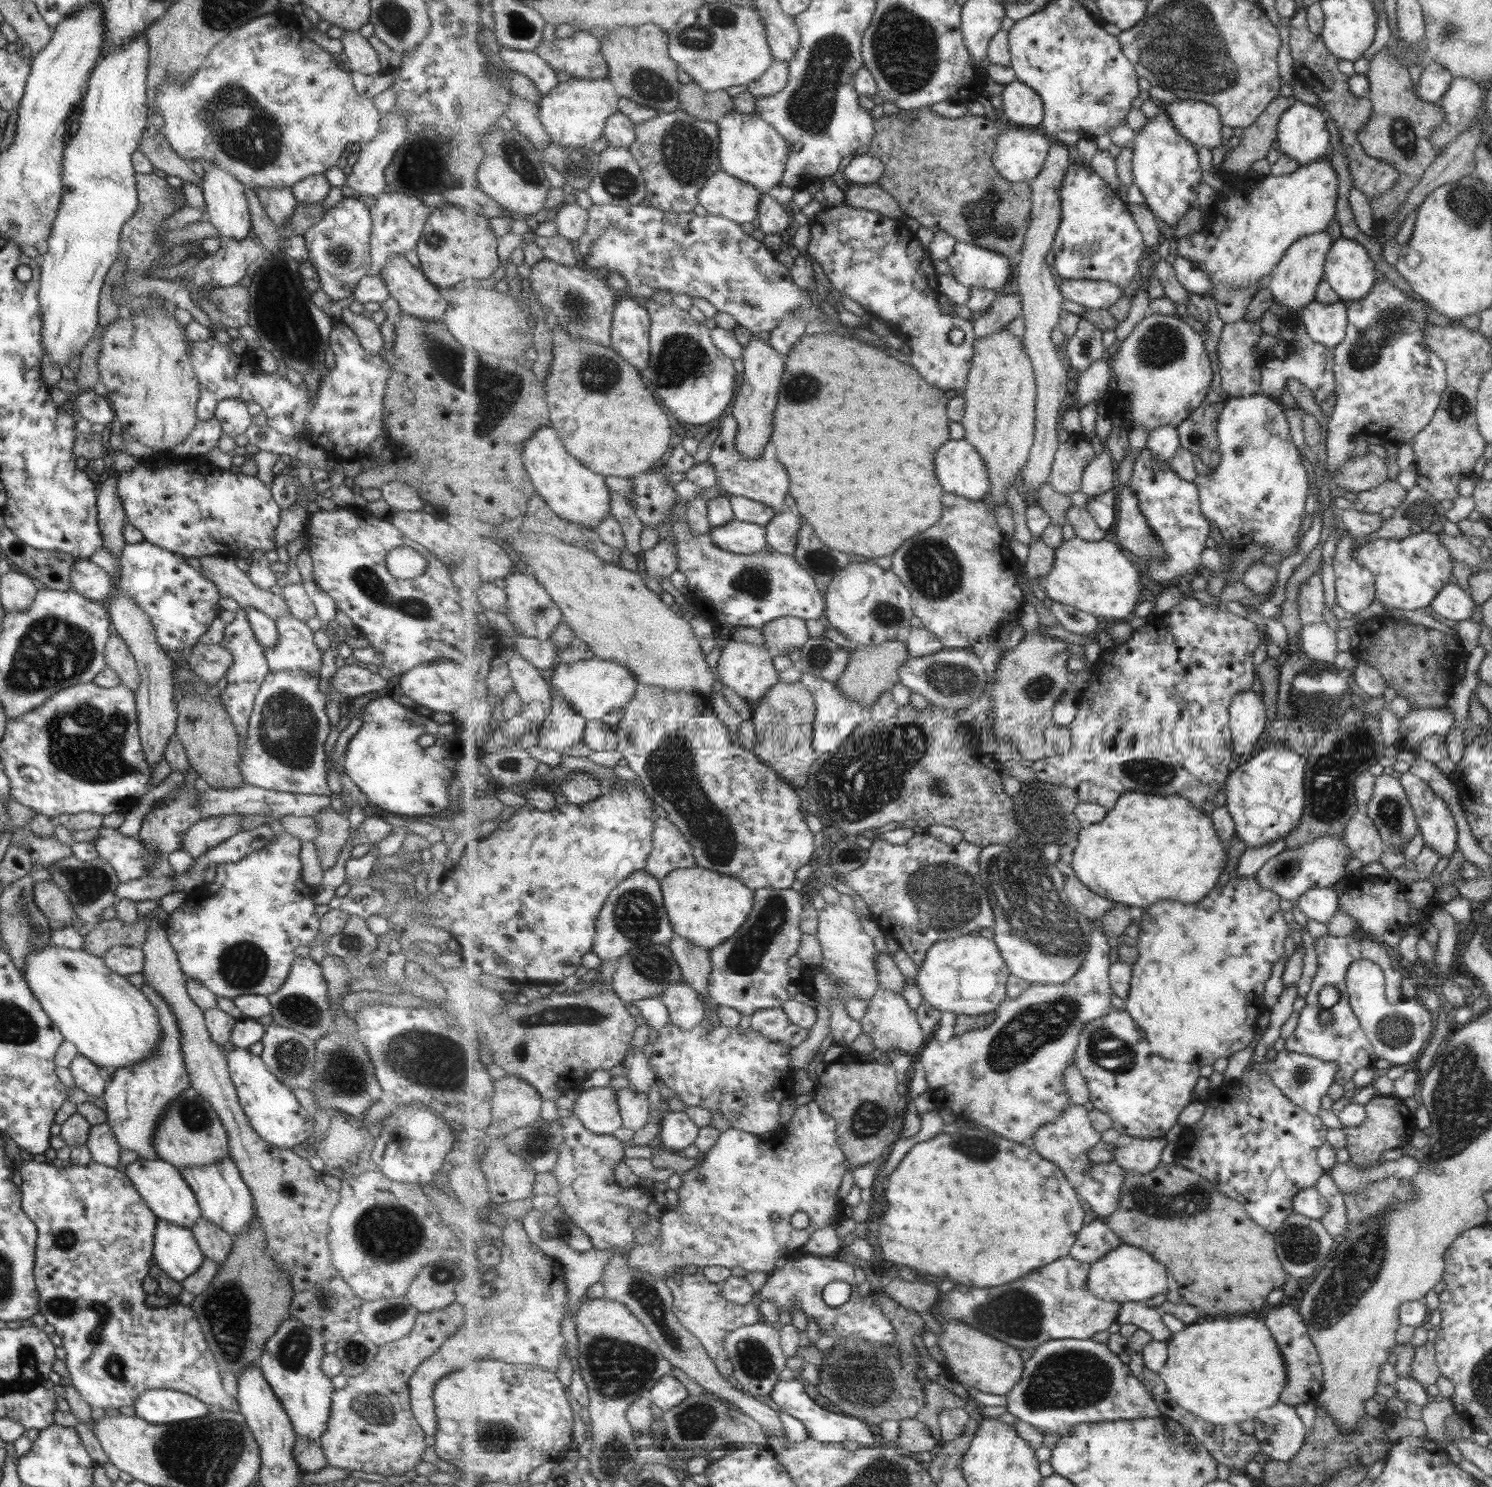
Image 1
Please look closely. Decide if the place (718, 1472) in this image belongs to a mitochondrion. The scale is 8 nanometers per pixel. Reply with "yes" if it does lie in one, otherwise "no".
no

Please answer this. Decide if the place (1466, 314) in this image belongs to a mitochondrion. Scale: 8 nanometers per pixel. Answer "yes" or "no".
no

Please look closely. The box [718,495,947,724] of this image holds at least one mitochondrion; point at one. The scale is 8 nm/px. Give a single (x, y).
(755, 582)

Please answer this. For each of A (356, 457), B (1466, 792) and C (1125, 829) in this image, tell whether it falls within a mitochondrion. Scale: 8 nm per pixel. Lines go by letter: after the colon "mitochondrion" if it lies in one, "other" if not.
A: other
B: other
C: other

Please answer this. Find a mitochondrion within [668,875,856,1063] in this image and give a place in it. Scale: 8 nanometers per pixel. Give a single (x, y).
(745, 956)

